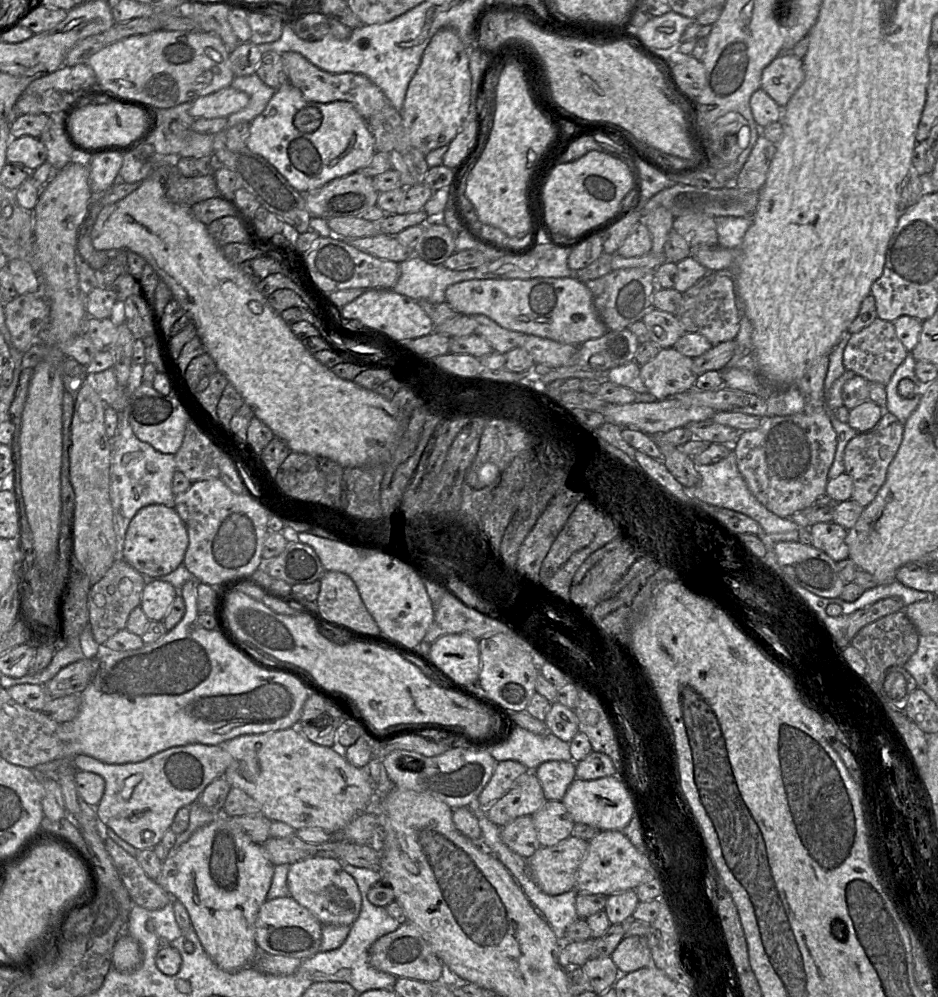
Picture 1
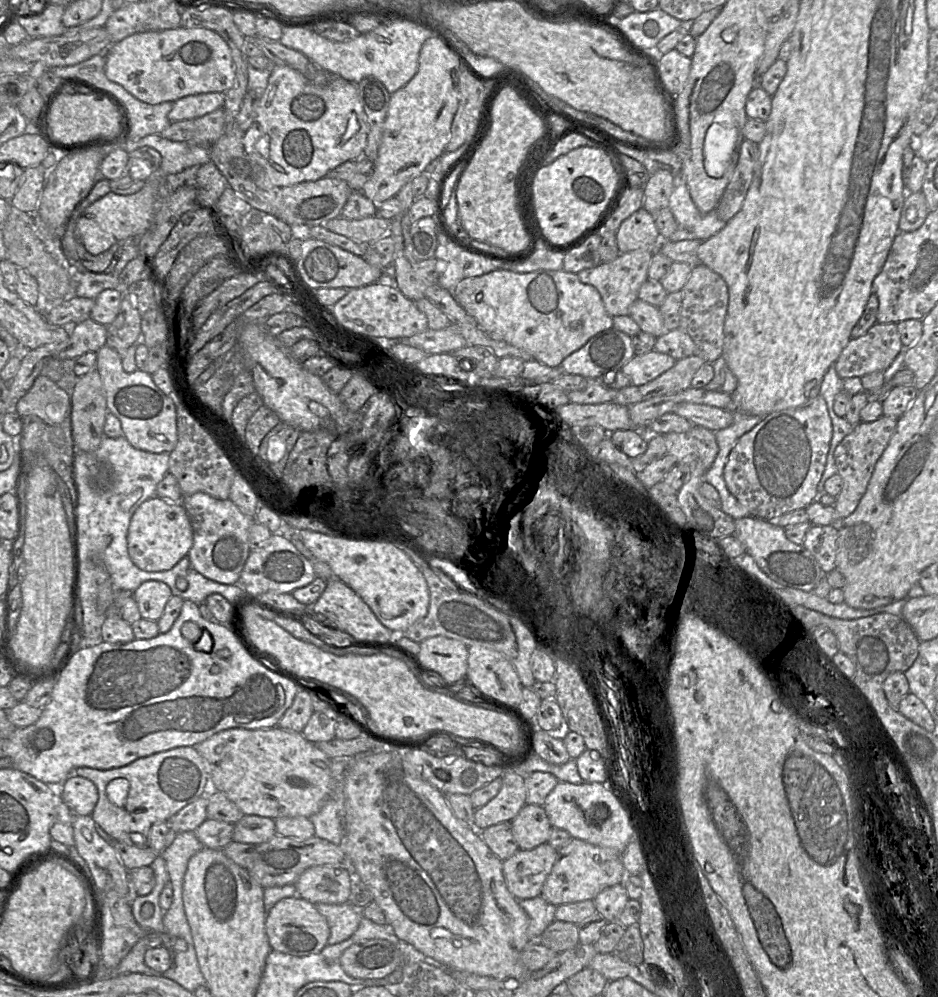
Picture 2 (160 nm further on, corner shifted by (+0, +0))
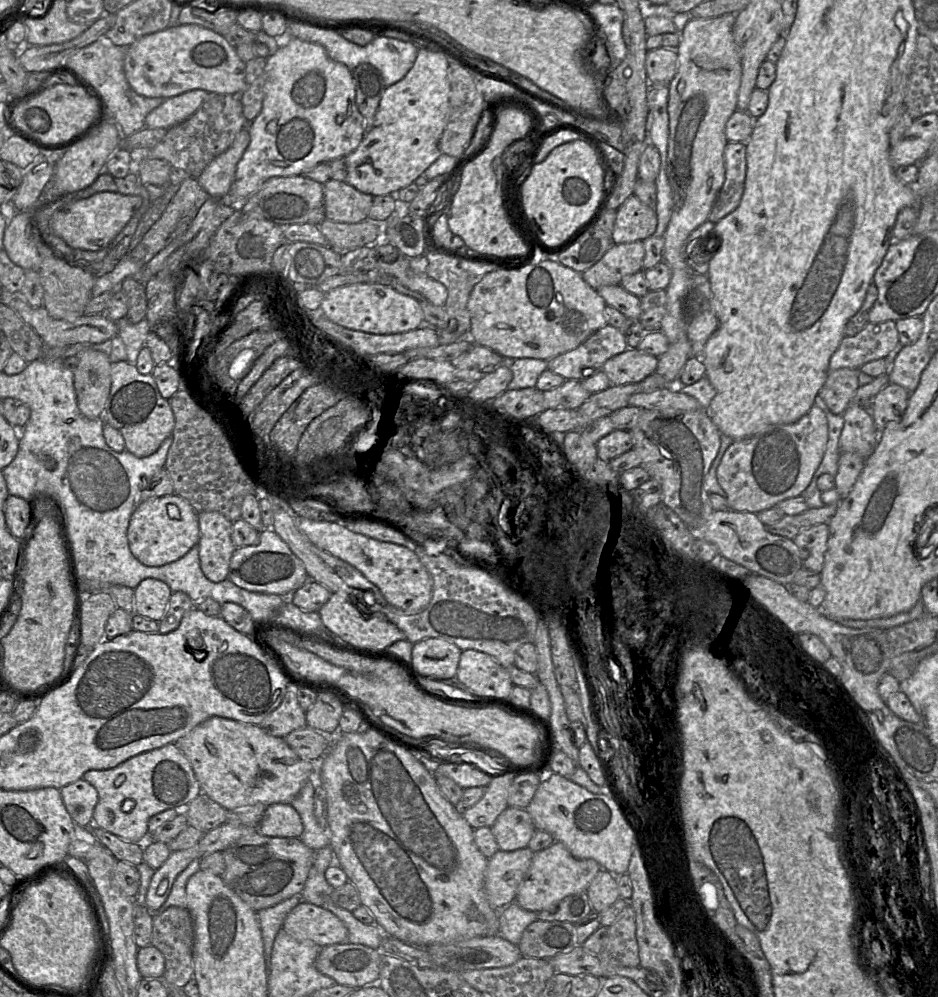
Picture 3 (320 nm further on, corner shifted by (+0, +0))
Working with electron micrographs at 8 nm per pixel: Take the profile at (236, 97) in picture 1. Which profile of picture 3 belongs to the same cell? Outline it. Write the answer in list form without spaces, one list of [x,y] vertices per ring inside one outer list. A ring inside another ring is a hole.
[[[194,89],[166,98],[161,105],[147,114],[145,127],[168,129],[182,123],[196,112],[208,93],[202,89]]]

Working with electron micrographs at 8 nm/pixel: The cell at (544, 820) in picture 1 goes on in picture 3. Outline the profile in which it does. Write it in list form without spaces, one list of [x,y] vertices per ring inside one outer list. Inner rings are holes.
[[[515,807],[506,808],[490,829],[499,850],[505,852],[526,848],[536,831],[526,809]]]

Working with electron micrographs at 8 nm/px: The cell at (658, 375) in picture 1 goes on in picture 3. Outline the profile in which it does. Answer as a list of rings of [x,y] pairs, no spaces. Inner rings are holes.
[[[628,348],[605,362],[601,371],[611,382],[611,386],[638,383],[656,372],[658,358]]]

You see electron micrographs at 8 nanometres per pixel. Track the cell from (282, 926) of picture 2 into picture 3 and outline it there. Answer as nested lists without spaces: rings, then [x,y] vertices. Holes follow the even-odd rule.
[[[303,900],[289,911],[282,928],[296,940],[311,940],[321,947],[347,942],[348,930],[335,914]]]

